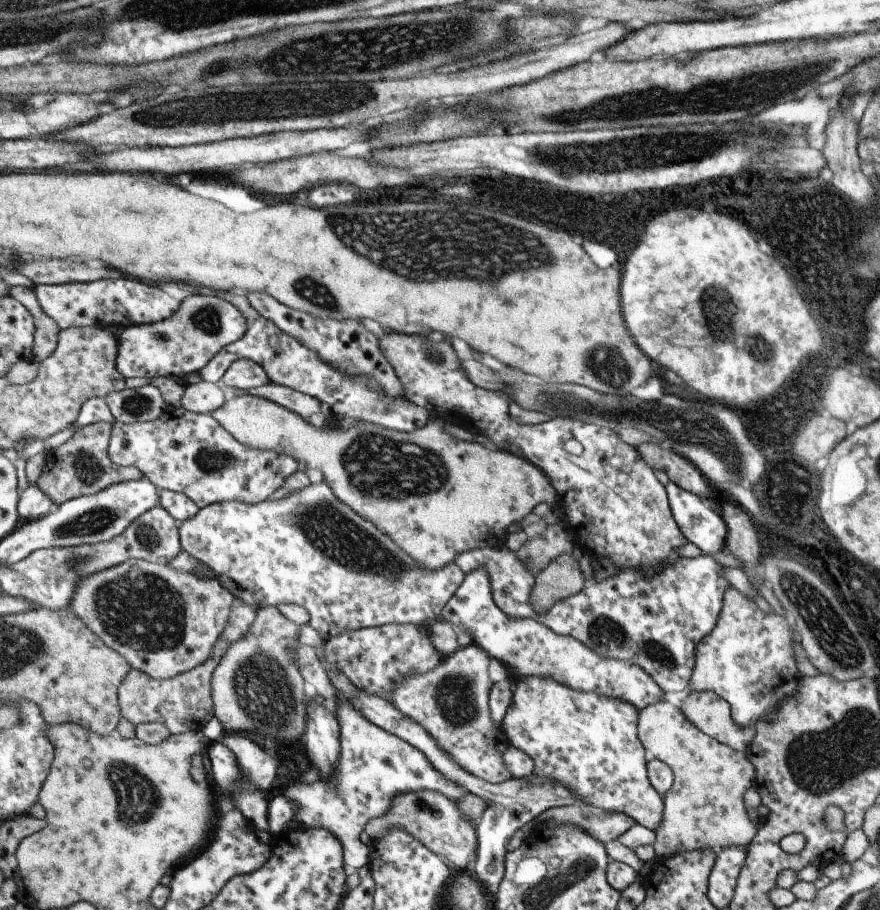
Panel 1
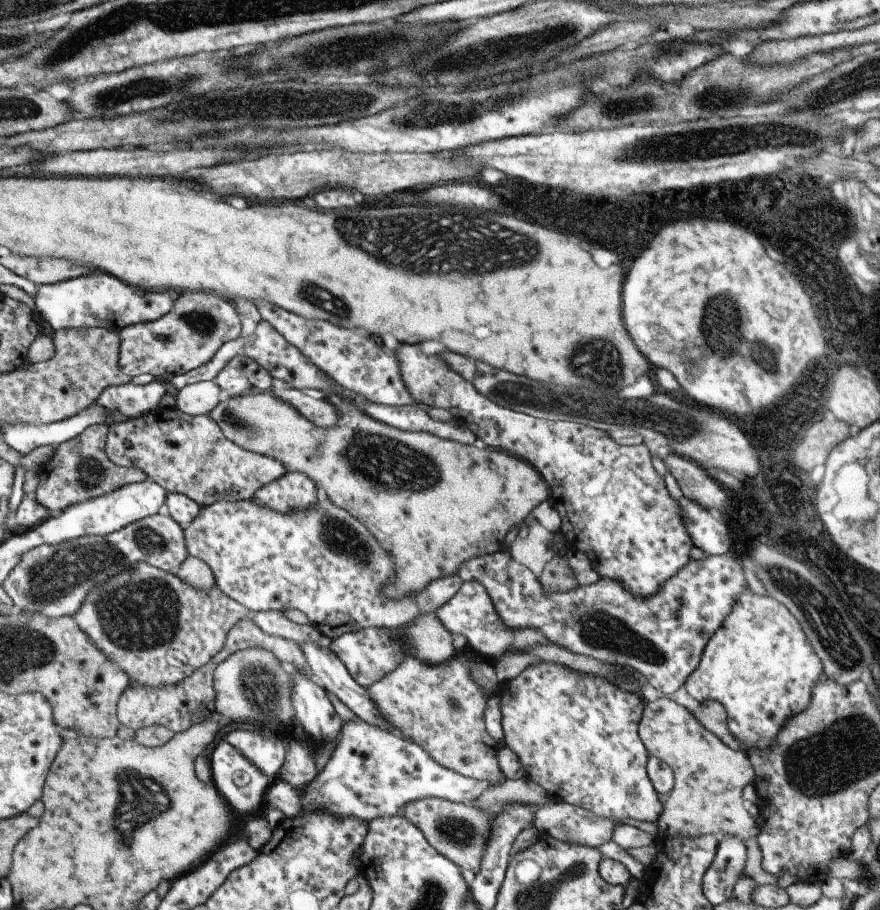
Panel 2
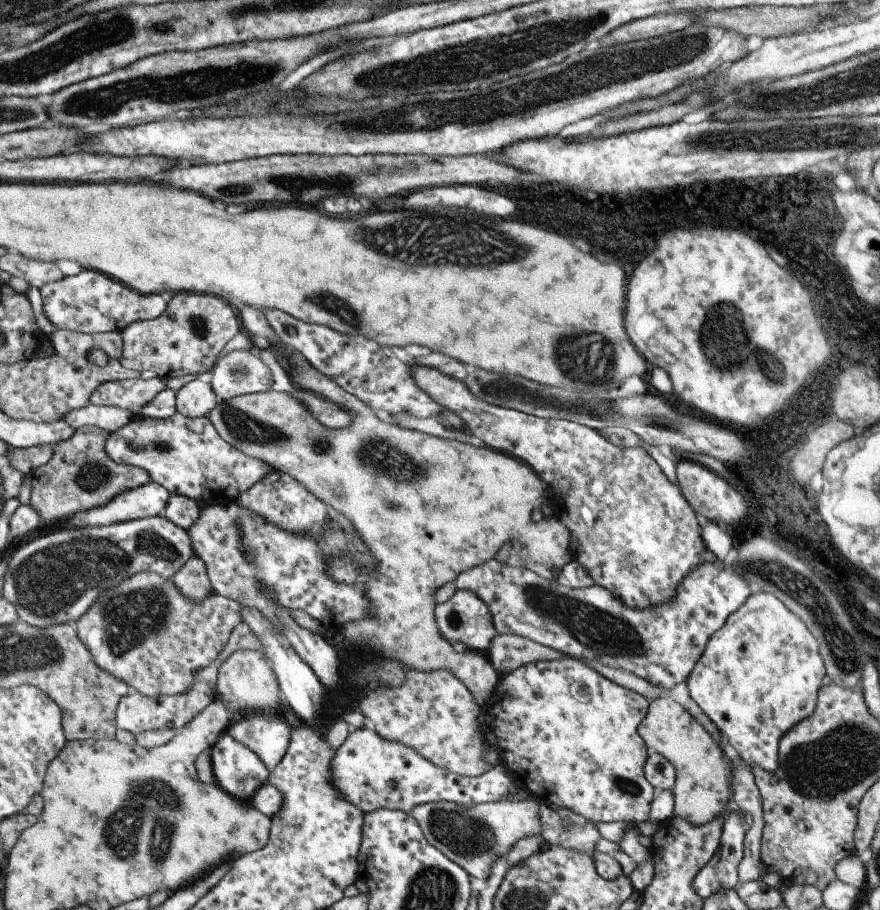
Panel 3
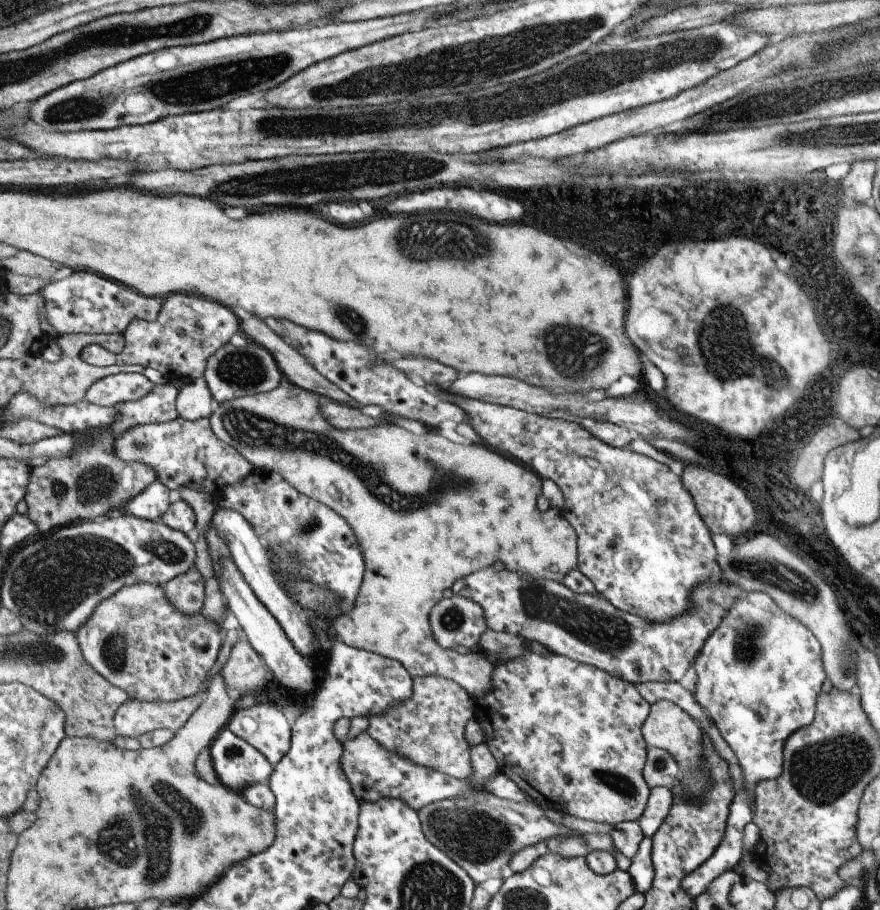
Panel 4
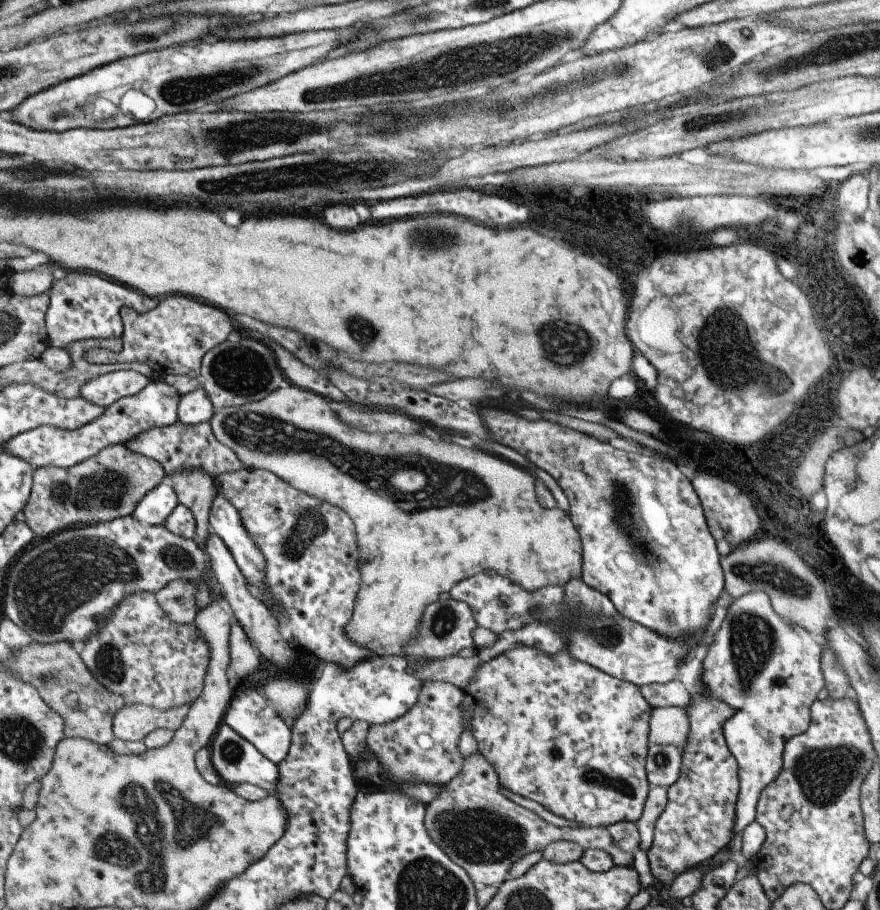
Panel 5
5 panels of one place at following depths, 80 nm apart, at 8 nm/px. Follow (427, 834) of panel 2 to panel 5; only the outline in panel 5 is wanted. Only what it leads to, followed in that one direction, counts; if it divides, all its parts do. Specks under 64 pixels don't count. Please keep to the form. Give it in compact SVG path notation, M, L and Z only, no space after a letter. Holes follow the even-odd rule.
M477 751L465 757L462 762L462 769L449 783L446 783L440 793L425 805L423 824L429 838L451 859L457 866L460 866L471 879L473 884L481 882L483 886L501 884L507 878L510 864L521 858L524 854L541 850L547 843L555 841L569 841L578 844L582 850L599 849L606 852L618 867L630 867L633 855L623 852L611 838L605 826L603 827L558 827L548 824L537 813L523 808L511 802L498 789L498 776L493 770L490 762Z

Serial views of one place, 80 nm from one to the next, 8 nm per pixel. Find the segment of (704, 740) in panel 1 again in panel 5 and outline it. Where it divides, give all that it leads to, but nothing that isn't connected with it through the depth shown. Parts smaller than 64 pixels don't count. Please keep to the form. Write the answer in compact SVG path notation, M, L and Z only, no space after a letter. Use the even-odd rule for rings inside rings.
M664 706L664 707L655 707L651 709L650 717L648 720L648 744L649 745L673 745L677 749L681 749L681 756L682 756L682 750L684 748L684 745L686 744L687 735L688 735L688 718L683 707Z

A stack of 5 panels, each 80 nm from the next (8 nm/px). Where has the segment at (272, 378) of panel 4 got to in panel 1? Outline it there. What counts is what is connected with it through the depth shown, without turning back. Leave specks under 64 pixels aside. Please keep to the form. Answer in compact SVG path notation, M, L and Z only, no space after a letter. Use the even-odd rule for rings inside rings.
M239 359L224 374L221 383L239 388L239 390L249 390L271 382L262 364L251 359Z

